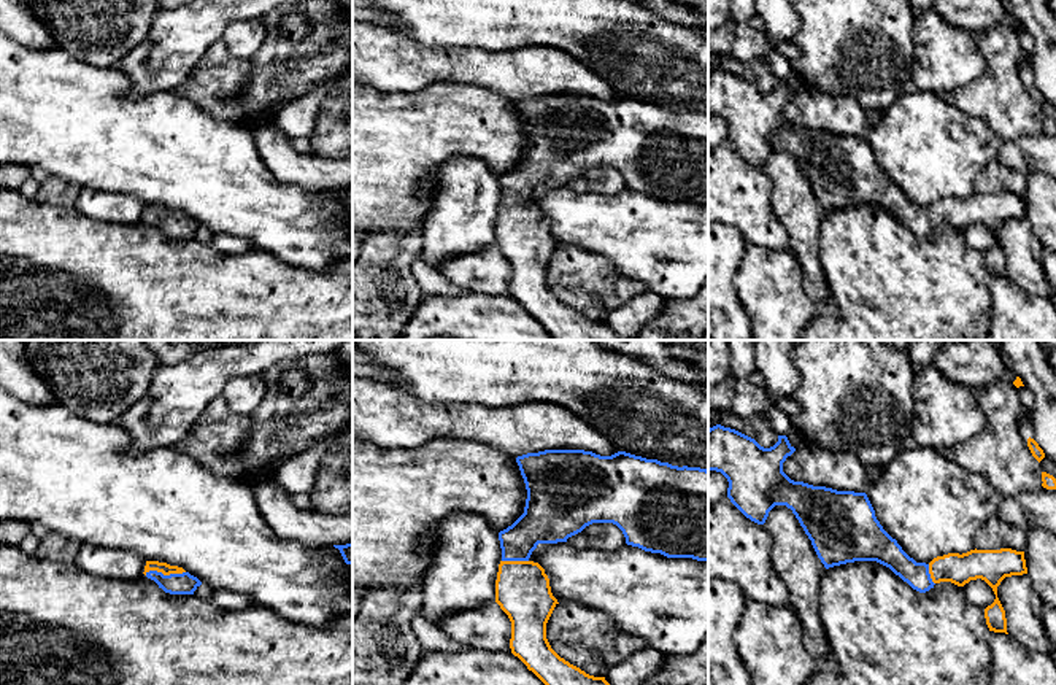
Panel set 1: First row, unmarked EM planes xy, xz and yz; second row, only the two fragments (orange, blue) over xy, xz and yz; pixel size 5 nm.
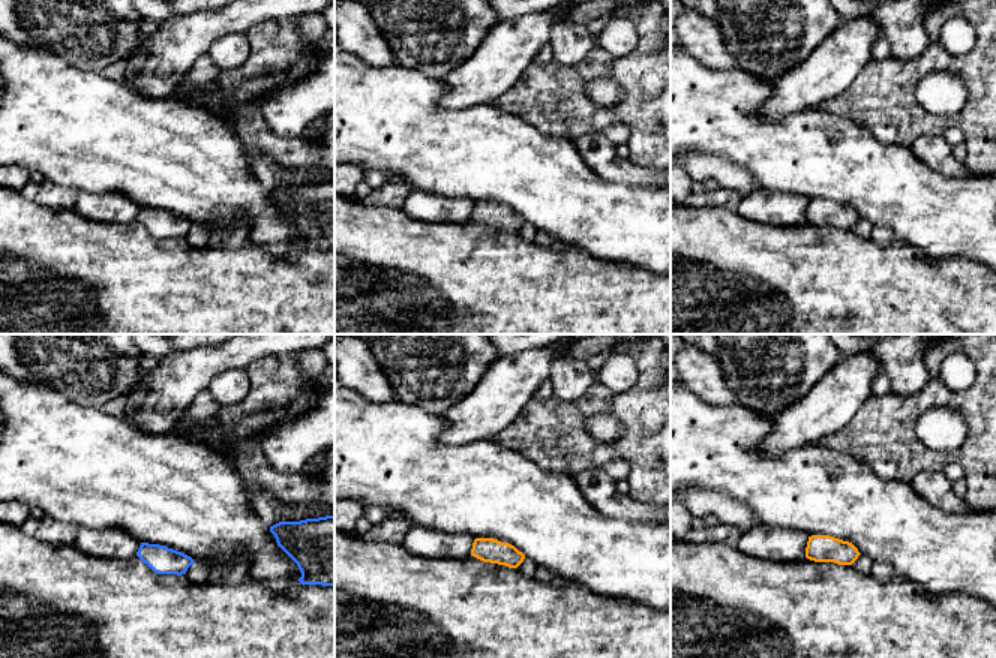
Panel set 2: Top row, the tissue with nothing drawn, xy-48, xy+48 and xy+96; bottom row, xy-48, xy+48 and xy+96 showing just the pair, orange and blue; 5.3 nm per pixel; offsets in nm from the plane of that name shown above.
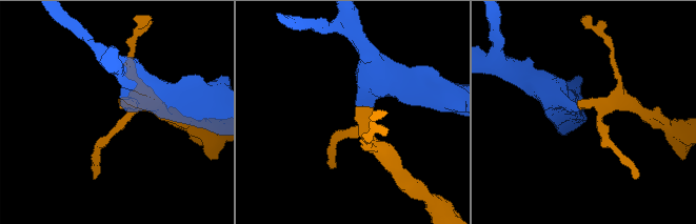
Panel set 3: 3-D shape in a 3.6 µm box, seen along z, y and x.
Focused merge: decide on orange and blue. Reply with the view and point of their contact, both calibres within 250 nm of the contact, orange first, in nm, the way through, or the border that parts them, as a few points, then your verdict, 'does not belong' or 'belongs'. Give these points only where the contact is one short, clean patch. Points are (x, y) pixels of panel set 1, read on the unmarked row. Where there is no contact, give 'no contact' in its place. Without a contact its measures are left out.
contact xy (164, 218); calibres 60 and 110 nm; way xy (164, 212), (164, 218), (175, 228); belongs

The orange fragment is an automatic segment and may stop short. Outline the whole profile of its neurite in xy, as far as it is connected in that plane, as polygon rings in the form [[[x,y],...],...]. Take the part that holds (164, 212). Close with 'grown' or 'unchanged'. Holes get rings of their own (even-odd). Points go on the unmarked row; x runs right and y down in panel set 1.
[[[146,205],[145,216],[159,232],[170,238],[194,238],[202,226],[183,211],[159,205]]] | grown

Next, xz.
[[[545,94],[518,100],[516,106],[526,127],[527,143],[524,157],[499,176],[502,205],[495,224],[495,246],[511,265],[511,297],[548,331],[553,340],[619,340],[605,321],[586,318],[551,292],[546,283],[546,267],[559,246],[551,237],[545,213],[529,202],[538,188],[567,186],[592,167],[613,167],[622,175],[627,189],[667,202],[708,205],[708,114],[678,111],[626,95],[600,100],[584,94]]] | grown

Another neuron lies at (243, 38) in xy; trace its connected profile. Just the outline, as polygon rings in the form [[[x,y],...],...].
[[[262,19],[238,21],[227,25],[222,40],[230,57],[252,57],[268,35]]]

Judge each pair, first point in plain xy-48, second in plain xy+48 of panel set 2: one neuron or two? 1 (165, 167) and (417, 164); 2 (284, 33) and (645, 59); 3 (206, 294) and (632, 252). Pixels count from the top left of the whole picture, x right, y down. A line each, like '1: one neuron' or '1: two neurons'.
1: one neuron
2: one neuron
3: two neurons

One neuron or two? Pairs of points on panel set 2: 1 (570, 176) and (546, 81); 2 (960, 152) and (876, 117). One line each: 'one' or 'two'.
1: two
2: two

